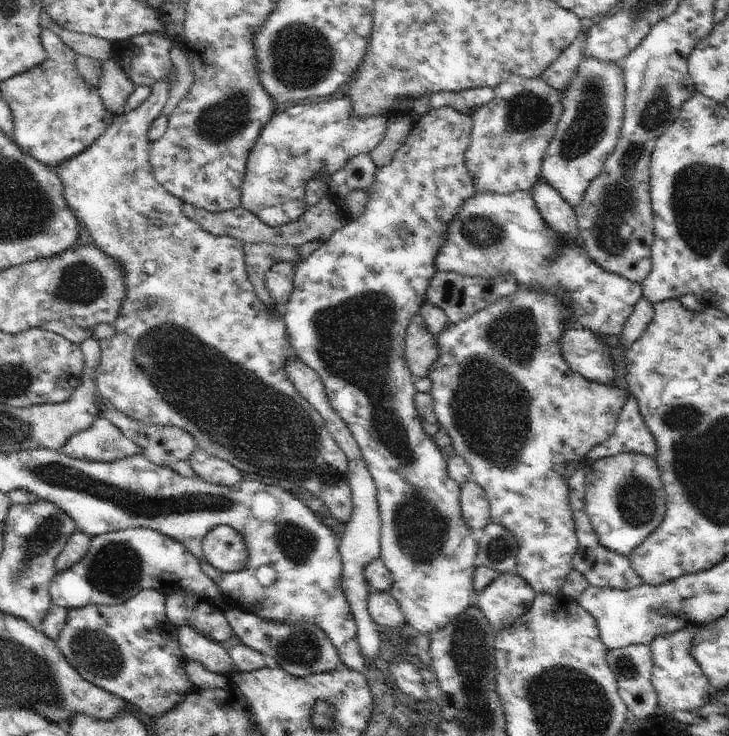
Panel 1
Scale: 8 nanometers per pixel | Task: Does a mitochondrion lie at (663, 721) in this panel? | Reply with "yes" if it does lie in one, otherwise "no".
no

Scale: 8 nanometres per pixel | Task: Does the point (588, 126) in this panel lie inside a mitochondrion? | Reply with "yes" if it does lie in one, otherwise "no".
yes

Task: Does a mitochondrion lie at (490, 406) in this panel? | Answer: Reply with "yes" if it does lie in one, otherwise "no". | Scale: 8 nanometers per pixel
yes

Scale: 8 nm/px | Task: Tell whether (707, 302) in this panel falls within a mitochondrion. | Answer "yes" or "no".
no

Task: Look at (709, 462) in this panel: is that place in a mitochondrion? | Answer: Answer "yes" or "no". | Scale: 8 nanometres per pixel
yes

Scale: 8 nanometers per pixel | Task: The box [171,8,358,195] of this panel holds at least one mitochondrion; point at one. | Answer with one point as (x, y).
(301, 56)

